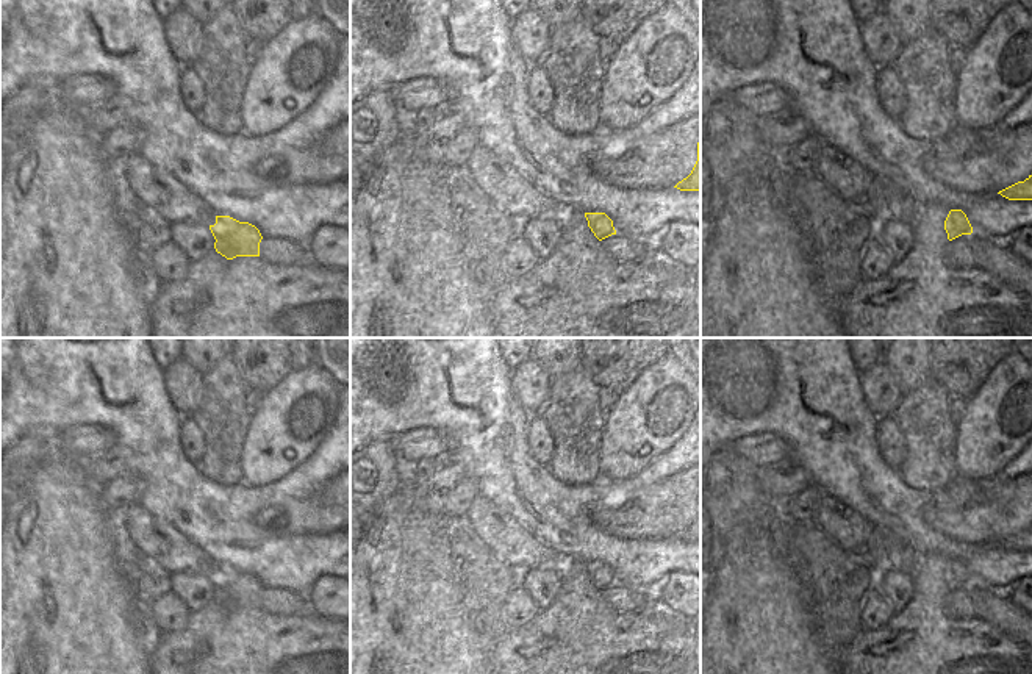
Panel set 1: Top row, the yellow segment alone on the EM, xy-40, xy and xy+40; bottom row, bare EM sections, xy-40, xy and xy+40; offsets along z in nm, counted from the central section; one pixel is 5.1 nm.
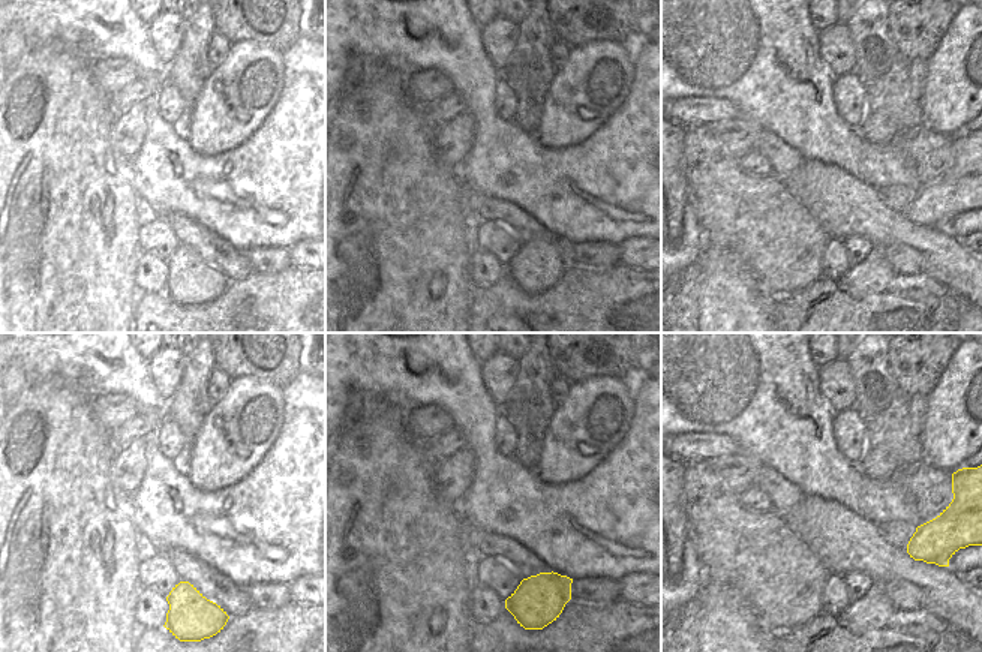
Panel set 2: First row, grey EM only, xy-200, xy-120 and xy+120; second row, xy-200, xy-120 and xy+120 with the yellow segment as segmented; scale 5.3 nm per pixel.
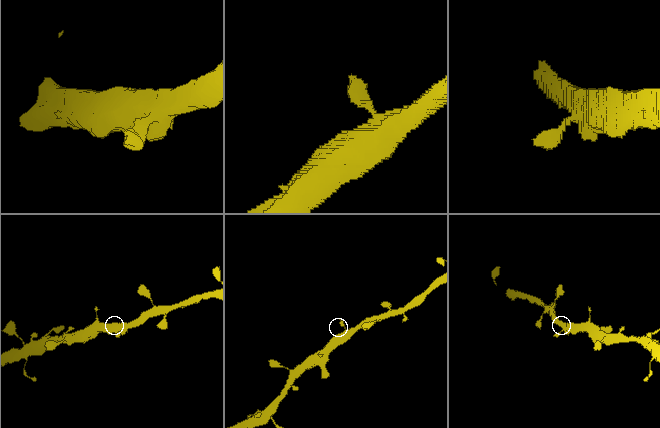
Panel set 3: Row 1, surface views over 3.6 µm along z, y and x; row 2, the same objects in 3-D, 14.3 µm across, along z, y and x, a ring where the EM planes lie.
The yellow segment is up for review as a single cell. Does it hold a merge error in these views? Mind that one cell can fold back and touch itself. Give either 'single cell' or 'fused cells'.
single cell

